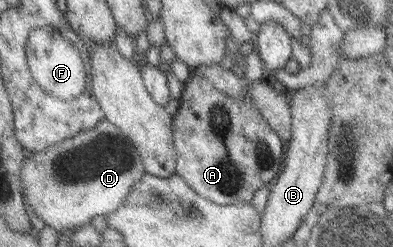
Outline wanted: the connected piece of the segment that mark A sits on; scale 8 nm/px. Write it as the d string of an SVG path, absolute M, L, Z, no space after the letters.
M256 49L247 58L247 77L244 78L246 97L233 98L219 92L206 78L192 75L184 83L179 99L179 107L172 116L173 144L176 152L175 175L181 178L205 200L213 204L245 204L253 200L253 194L261 186L270 186L283 168L284 143L263 118L261 111L251 100L247 81L253 81L266 76L266 70Z

